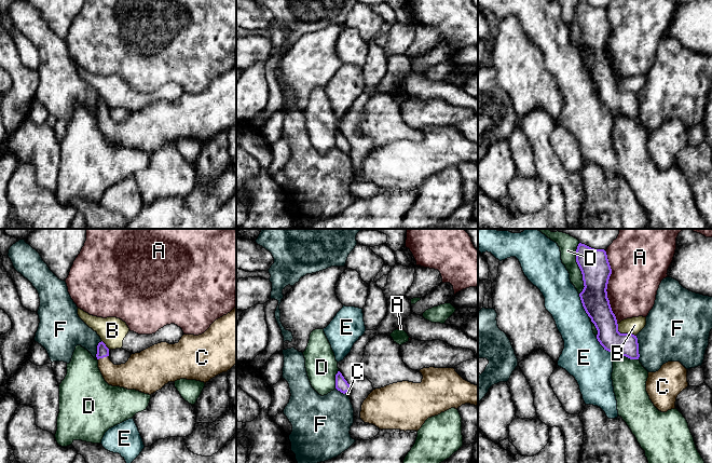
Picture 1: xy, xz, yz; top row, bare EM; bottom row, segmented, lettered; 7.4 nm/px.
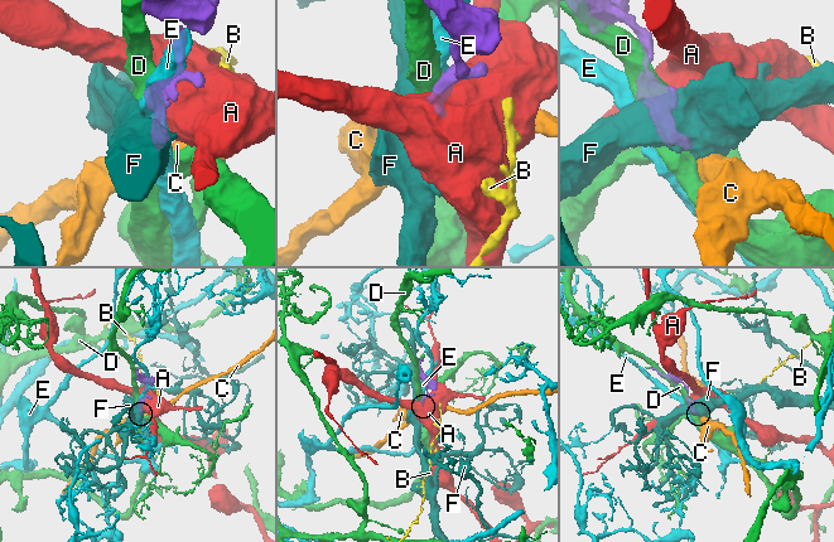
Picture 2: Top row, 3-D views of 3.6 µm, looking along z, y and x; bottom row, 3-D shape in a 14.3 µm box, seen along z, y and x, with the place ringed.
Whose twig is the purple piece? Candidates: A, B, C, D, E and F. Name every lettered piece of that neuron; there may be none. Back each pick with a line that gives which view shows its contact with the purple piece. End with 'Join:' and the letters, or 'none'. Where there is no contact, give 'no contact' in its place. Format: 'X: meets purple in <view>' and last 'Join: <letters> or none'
C: meets purple in xy
Join: C

